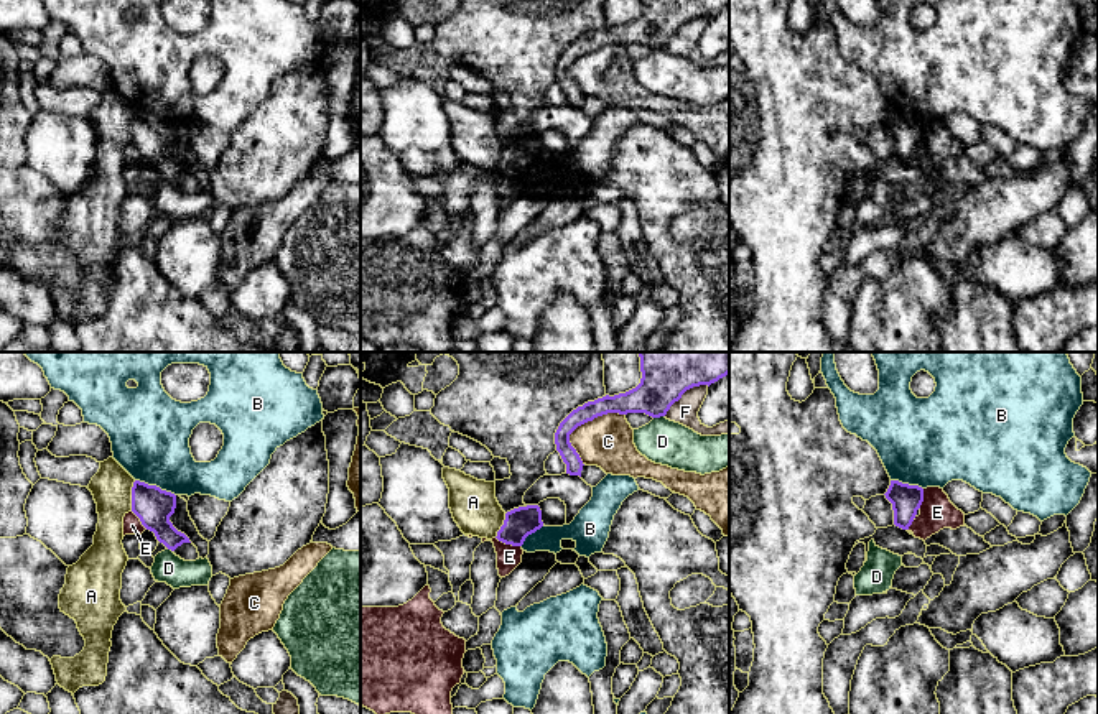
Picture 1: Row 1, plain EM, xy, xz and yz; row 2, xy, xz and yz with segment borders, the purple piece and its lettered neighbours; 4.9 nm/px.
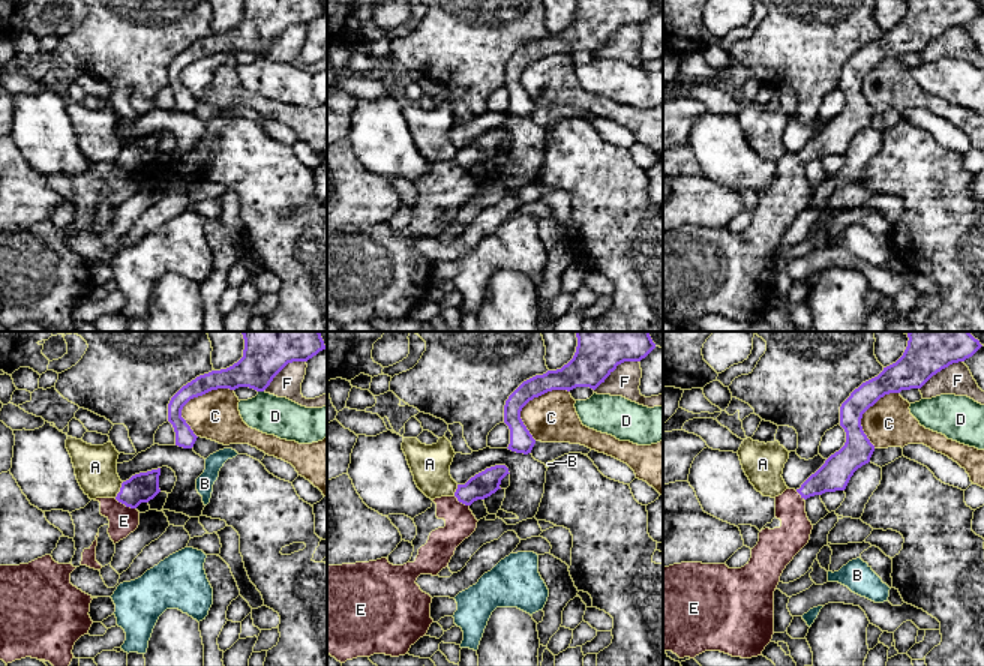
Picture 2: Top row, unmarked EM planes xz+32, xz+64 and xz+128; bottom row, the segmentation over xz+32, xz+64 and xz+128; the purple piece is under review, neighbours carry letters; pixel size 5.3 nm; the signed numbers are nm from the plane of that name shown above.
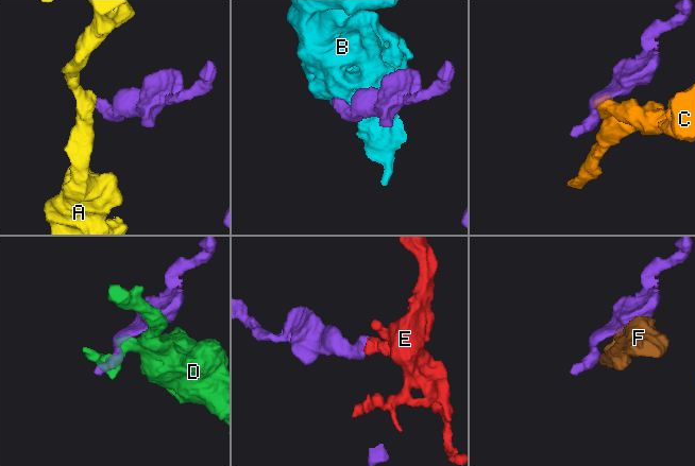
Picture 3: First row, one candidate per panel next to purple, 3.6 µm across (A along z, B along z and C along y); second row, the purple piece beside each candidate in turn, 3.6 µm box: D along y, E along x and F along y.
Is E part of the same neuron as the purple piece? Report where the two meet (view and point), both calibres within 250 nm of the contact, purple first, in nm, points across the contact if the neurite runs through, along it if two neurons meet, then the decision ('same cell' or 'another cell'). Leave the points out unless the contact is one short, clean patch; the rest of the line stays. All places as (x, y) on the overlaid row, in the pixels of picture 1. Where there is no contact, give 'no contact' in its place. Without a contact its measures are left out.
meets purple in xz at (509, 543); 150 nm thick on the purple side, 120 nm on the other; border along xz (496, 537), (521, 547); another cell

